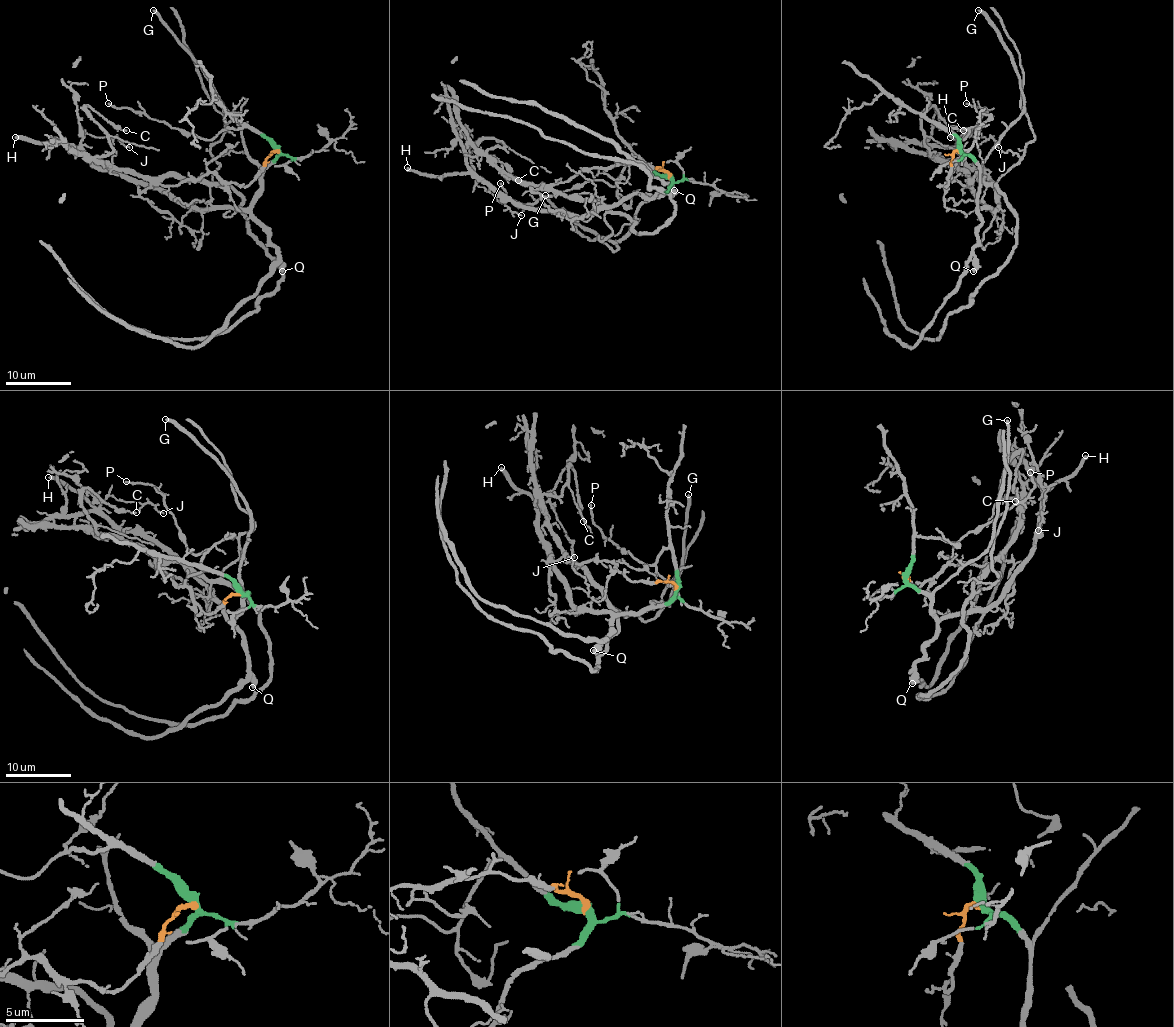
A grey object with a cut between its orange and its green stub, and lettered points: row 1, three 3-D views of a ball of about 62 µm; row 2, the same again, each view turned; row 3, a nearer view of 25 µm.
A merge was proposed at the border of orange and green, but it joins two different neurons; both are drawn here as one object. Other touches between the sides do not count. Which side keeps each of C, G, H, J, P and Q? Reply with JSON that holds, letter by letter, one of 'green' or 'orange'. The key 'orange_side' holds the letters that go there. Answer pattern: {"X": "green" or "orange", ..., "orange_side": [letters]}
{"C": "orange", "G": "green", "H": "green", "J": "green", "P": "green", "Q": "green", "orange_side": ["C"]}

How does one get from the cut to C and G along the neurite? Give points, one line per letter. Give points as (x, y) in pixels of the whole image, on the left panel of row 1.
C: (277, 150), (245, 186), (214, 173), (152, 183), (95, 159), (113, 146), (85, 108), (126, 131)
G: (277, 150), (279, 154), (271, 162), (259, 167), (246, 149), (240, 126), (202, 66), (153, 10)

